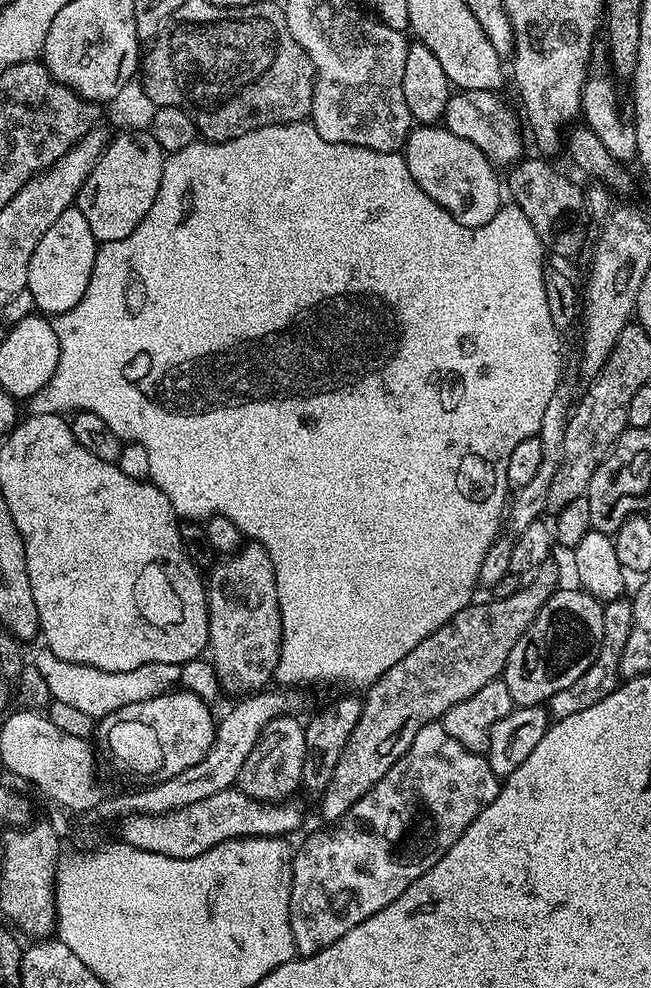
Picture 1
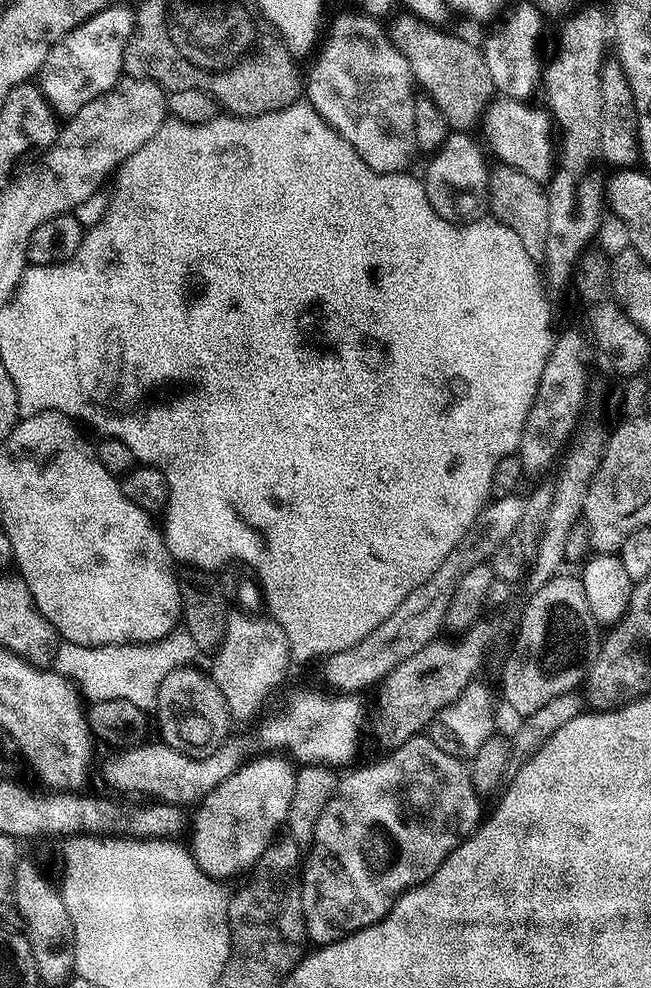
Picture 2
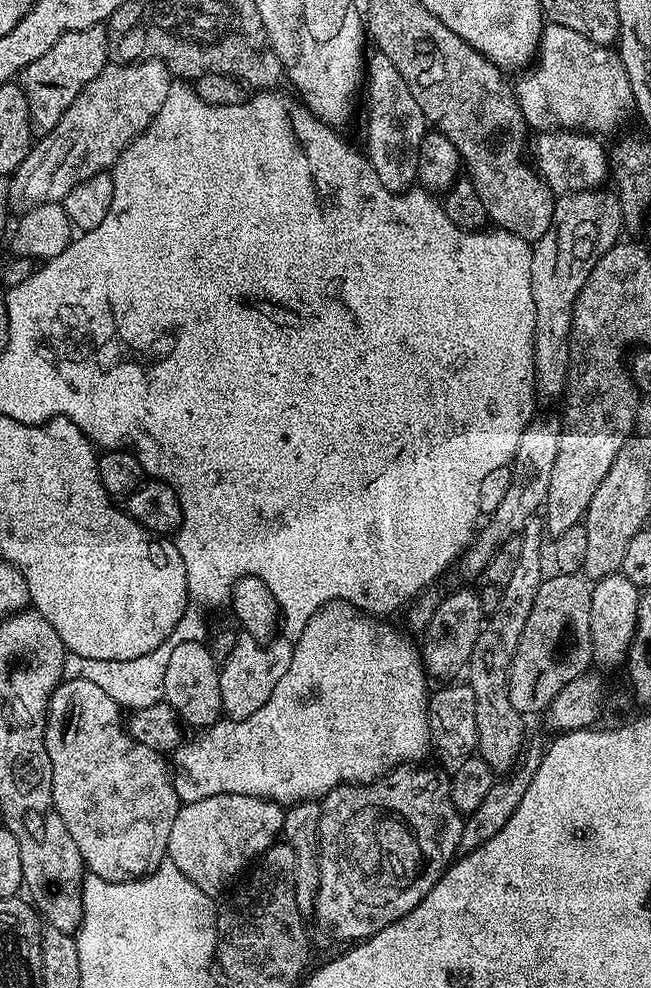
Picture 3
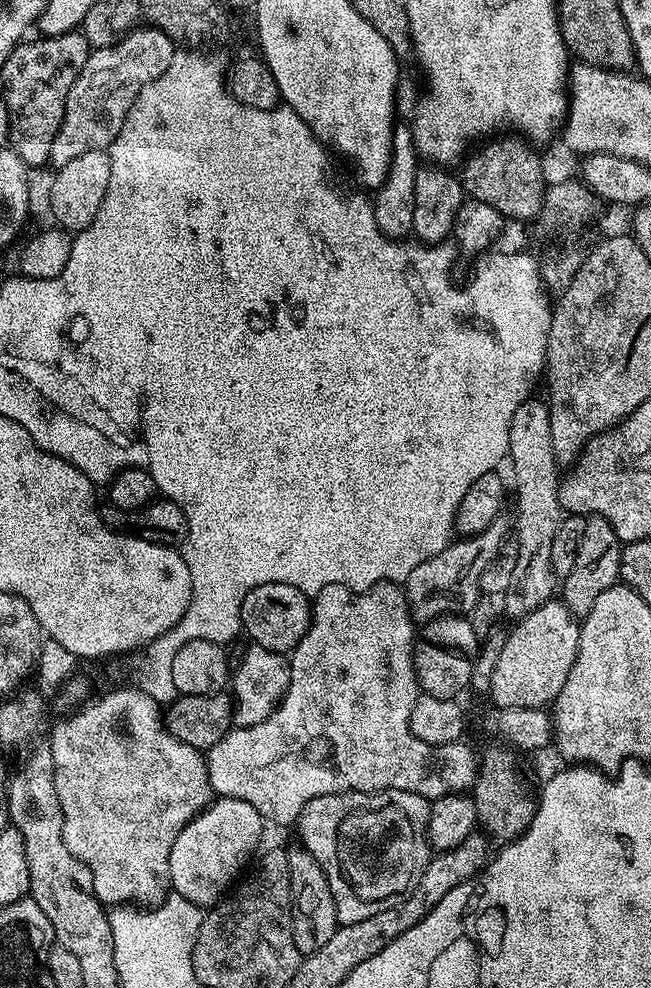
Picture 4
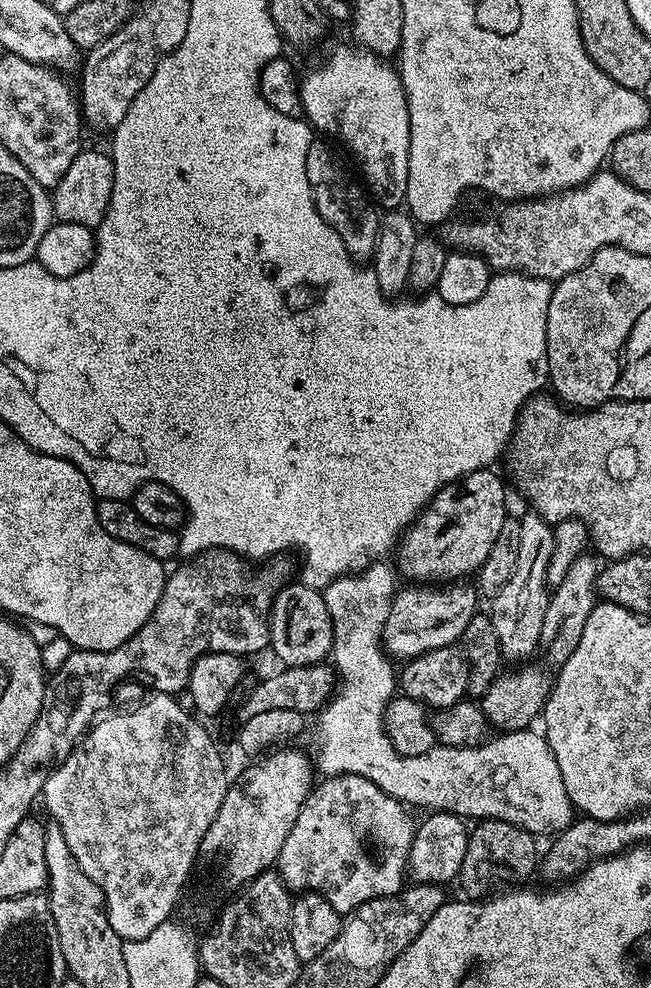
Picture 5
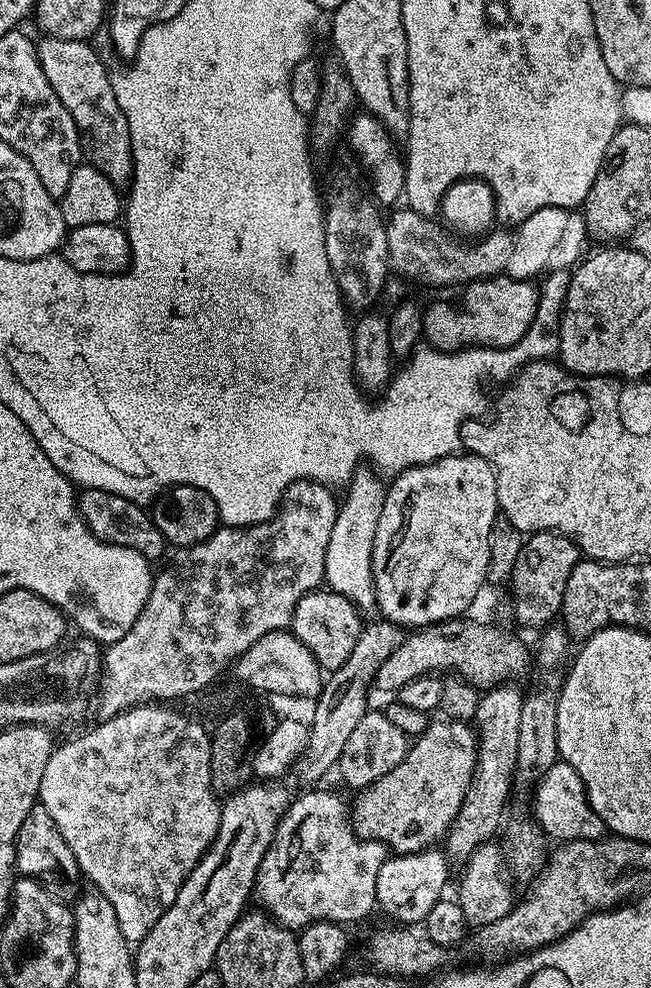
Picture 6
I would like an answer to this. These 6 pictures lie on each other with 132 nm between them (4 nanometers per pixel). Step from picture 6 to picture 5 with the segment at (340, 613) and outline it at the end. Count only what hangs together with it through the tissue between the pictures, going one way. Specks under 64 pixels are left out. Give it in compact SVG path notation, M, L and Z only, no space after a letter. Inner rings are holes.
M302 582L295 583L289 583L281 588L272 603L269 616L271 626L269 647L271 652L276 654L281 665L301 668L306 665L323 663L331 655L333 622L329 618L329 611L326 610L323 593Z

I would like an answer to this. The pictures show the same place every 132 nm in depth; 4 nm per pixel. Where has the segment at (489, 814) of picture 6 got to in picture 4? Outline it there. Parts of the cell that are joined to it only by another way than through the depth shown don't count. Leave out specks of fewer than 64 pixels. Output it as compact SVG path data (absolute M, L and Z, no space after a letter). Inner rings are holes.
M529 398L514 410L514 418L510 418L508 427L508 454L507 459L512 460L512 476L516 479L516 524L514 520L514 536L518 546L518 566L514 566L514 578L510 582L508 591L502 597L502 612L511 618L529 616L539 604L544 604L553 599L558 588L558 576L552 569L554 557L552 555L552 543L554 534L558 534L562 519L560 506L560 482L561 469L556 463L554 454L554 438L550 438L550 414L548 405L543 399Z

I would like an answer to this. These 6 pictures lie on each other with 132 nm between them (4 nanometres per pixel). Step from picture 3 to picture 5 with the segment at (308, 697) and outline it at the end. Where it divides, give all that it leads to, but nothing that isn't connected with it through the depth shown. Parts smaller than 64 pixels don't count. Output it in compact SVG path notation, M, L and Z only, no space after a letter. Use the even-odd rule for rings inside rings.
M373 562L362 572L345 574L339 576L336 580L331 580L322 590L326 602L326 610L329 611L329 618L331 618L333 622L333 646L330 655L330 664L338 673L340 681L338 687L332 693L332 699L319 710L318 715L315 717L315 719L317 719L316 756L314 755L315 771L324 778L343 775L361 776L370 782L374 782L374 786L381 788L387 796L392 796L396 800L403 802L405 805L411 806L413 809L428 808L424 810L431 810L432 812L453 812L454 815L461 818L473 816L473 821L476 822L482 820L501 820L502 822L510 822L514 826L525 828L537 838L543 838L543 836L548 835L548 837L551 837L553 834L565 832L566 829L572 825L574 809L566 792L566 782L562 780L562 770L558 768L558 762L550 750L548 739L539 731L532 732L533 730L525 730L522 732L506 732L497 735L497 740L495 740L495 738L489 739L487 742L481 744L479 748L446 748L437 746L430 749L426 754L418 754L417 756L403 756L402 754L398 754L398 750L394 750L394 746L390 742L390 738L384 729L384 715L388 709L388 704L392 701L392 697L397 695L398 692L398 668L390 659L388 653L385 652L383 642L386 614L390 614L392 600L396 597L398 591L398 583L396 584L396 580L398 581L398 576L394 571L393 565L391 568L391 566L388 565L388 562Z

